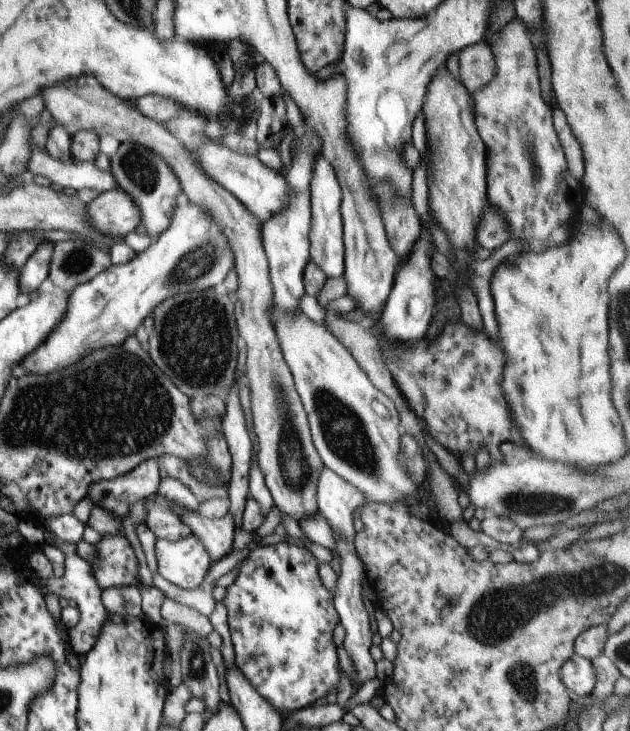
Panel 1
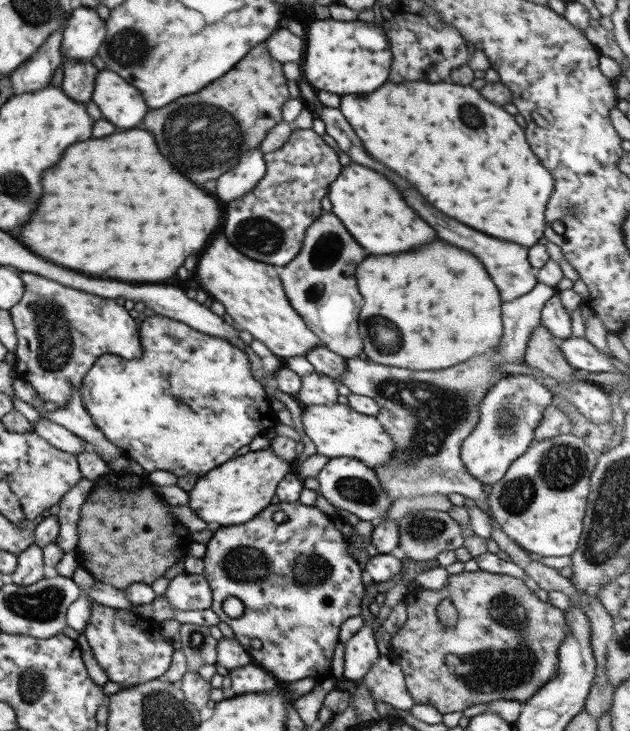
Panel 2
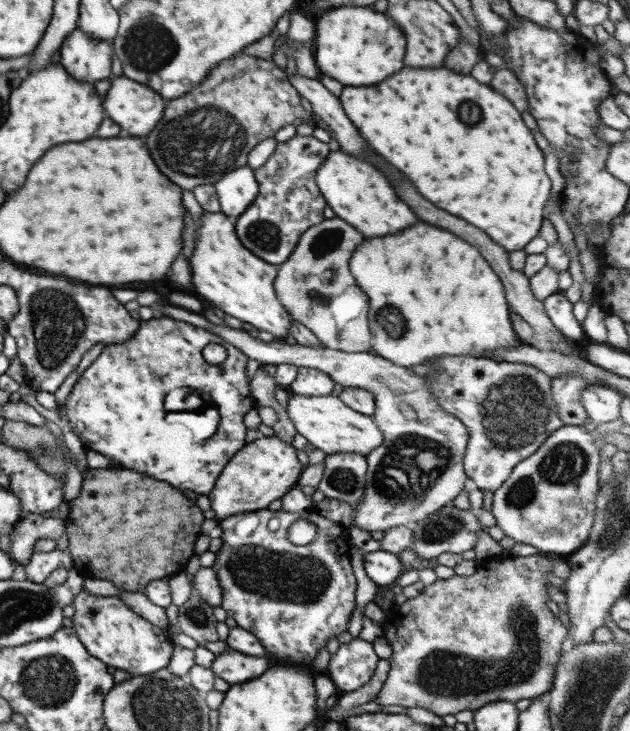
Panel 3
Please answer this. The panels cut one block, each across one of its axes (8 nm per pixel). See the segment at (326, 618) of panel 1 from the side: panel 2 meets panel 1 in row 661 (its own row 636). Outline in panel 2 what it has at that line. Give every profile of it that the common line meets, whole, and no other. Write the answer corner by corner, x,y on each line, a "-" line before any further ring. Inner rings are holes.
279,502
275,505
268,505
261,512
257,513
257,518
250,518
243,524
236,524
231,526
213,527
213,534
209,541
205,543
205,553
202,556
203,572
209,588
211,588
211,610
215,612
217,618
221,622
225,622
233,631
234,640
243,646
243,650
251,656
251,662
258,665
261,669
272,675
278,682
283,685
288,682
293,682
301,678
320,679
328,675
330,668
330,658
333,656
333,648
338,643
338,630
341,623
351,616
360,614
360,604
365,594
365,587
361,582
361,572
359,571
358,563
349,555
348,541
339,533
339,531
331,522
330,517
325,513
319,511
314,506
304,506
297,502
285,503
-
279,510
286,514
287,518
279,523
273,521
273,513
-
228,596
239,598
245,605
247,605
242,614
237,618
229,618
221,610
221,603
-
257,639
261,642
261,647
253,649
250,647
250,640

